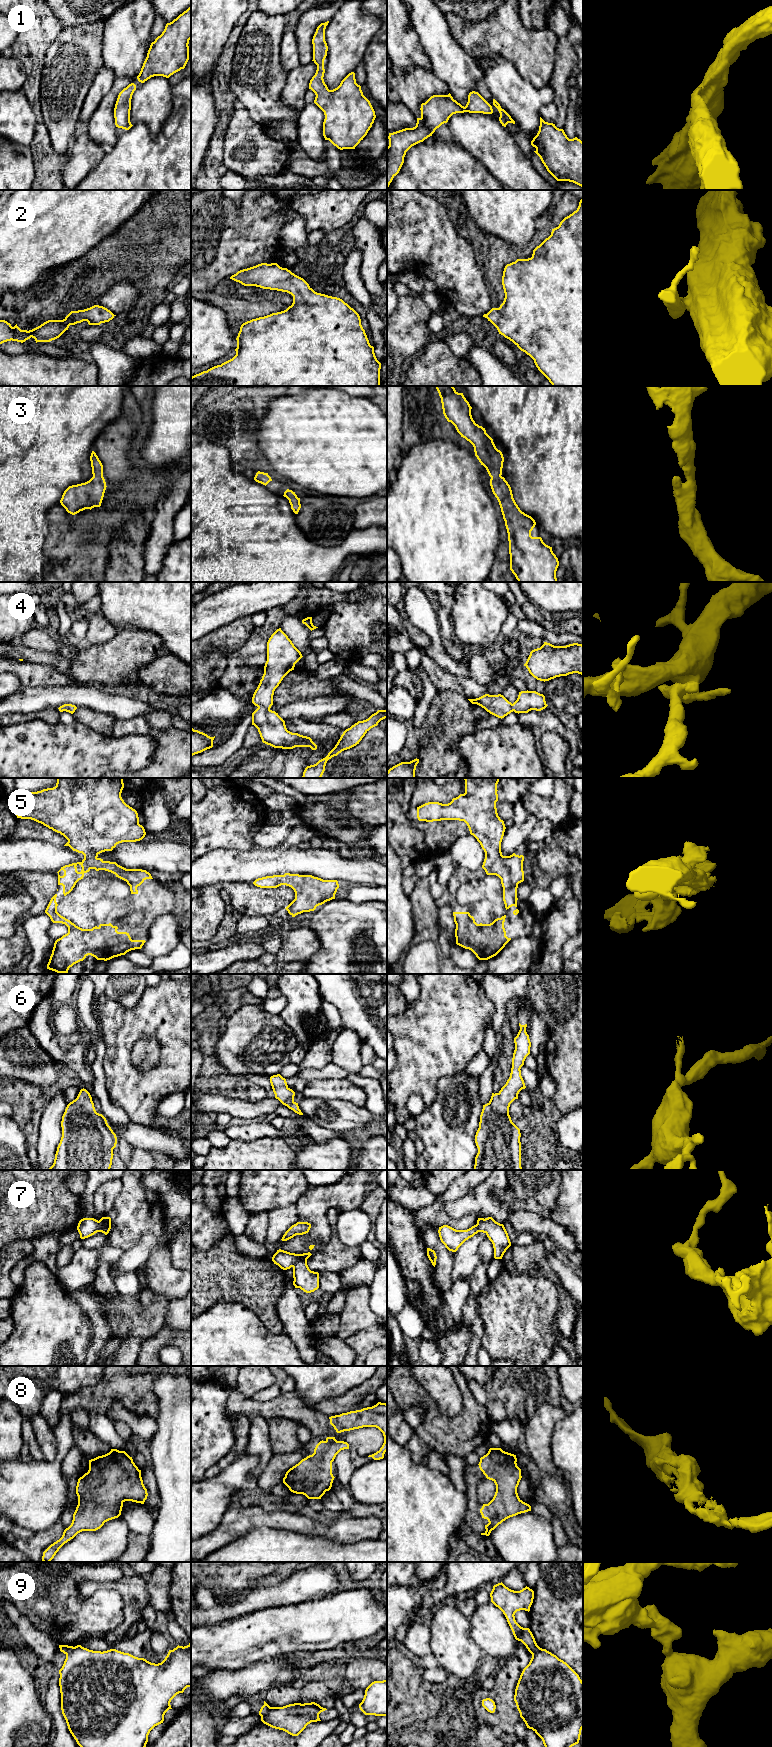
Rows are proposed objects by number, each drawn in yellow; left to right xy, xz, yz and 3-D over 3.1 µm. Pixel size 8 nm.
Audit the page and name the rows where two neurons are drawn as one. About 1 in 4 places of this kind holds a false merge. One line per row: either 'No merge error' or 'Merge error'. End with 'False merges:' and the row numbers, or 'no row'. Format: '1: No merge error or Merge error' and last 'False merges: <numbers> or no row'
1: No merge error
2: No merge error
3: No merge error
4: No merge error
5: No merge error
6: No merge error
7: Merge error
8: No merge error
9: Merge error
False merges: 7, 9

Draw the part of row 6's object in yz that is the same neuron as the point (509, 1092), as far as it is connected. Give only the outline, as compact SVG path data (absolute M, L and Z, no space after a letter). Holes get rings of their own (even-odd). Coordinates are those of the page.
M527 1024L521 1025L514 1038L515 1050L512 1058L510 1077L498 1093L492 1093L490 1101L483 1105L480 1115L479 1128L475 1135L475 1143L478 1153L475 1157L474 1170L522 1170L521 1167L521 1142L520 1129L512 1122L509 1115L510 1104L518 1099L518 1094L525 1089L525 1083L521 1076L521 1067L526 1057L530 1054L531 1042L526 1032Z

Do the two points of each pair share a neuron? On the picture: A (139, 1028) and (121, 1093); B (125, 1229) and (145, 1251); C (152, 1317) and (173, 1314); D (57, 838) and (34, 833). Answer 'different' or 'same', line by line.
A: same
B: different
C: different
D: same

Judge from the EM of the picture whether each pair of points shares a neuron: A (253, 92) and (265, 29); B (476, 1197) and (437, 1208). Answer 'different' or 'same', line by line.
A: same
B: different

